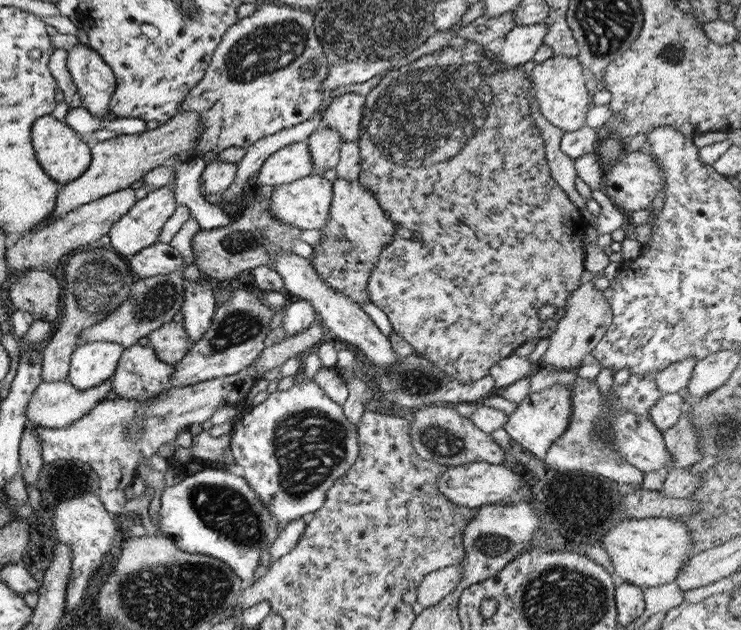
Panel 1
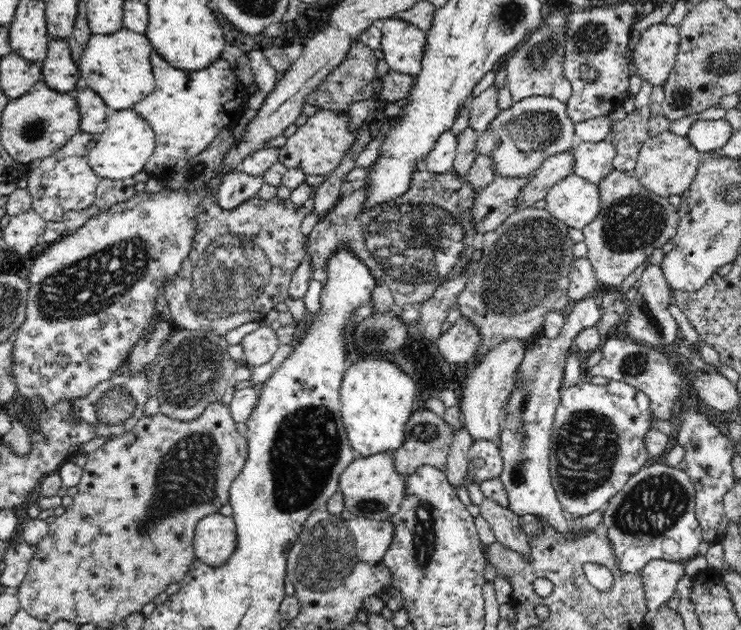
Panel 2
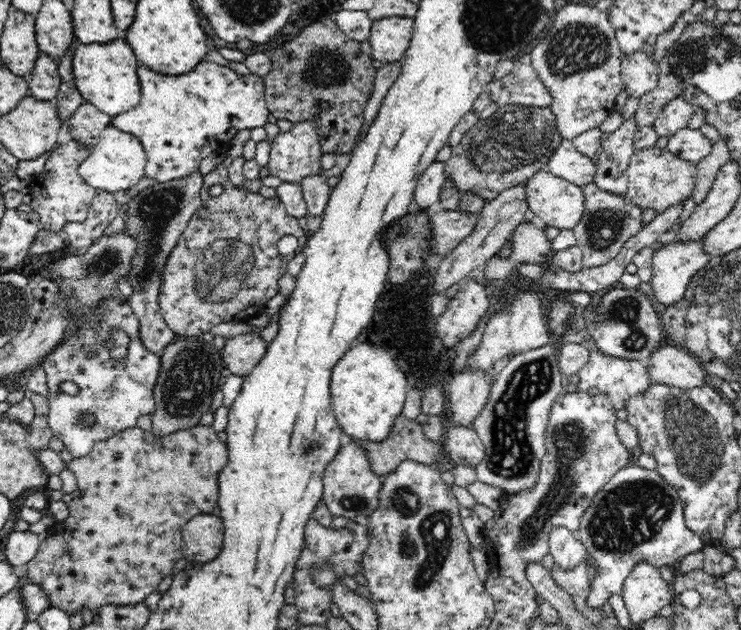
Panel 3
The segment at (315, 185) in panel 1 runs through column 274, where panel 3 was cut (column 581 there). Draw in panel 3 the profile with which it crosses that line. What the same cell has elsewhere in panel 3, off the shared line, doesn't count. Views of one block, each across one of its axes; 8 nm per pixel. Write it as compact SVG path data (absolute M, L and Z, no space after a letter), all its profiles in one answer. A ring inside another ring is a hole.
M548 170L538 171L526 181L526 196L535 219L545 227L573 230L582 220L586 210L586 200L582 186L576 186L565 178L560 178Z

